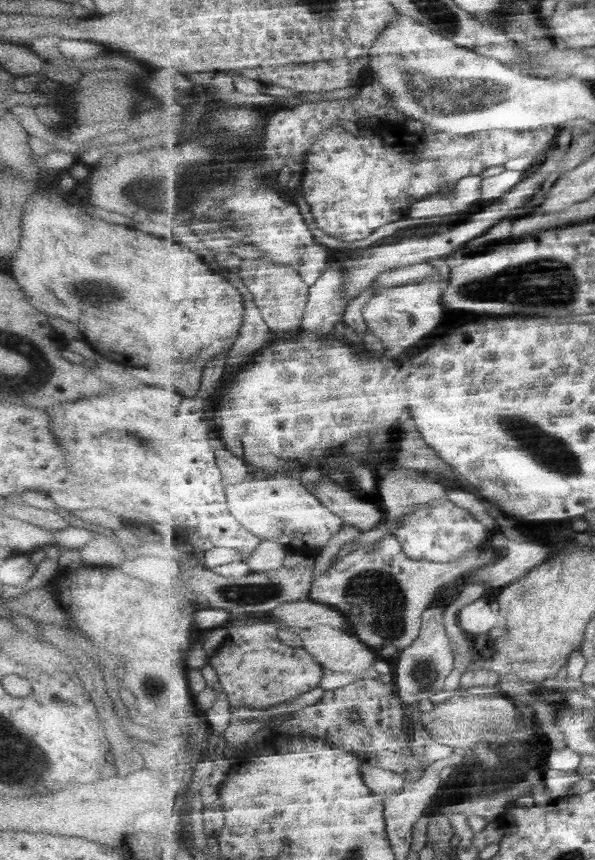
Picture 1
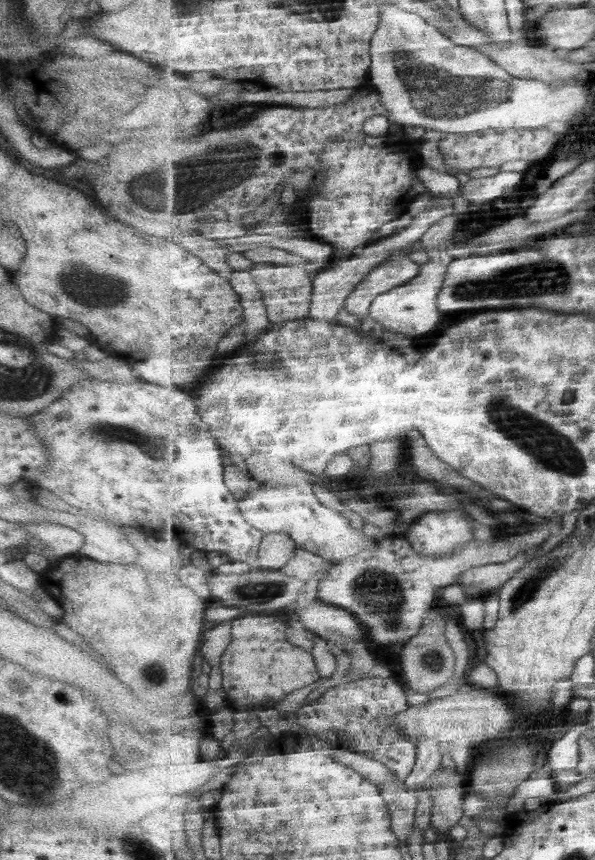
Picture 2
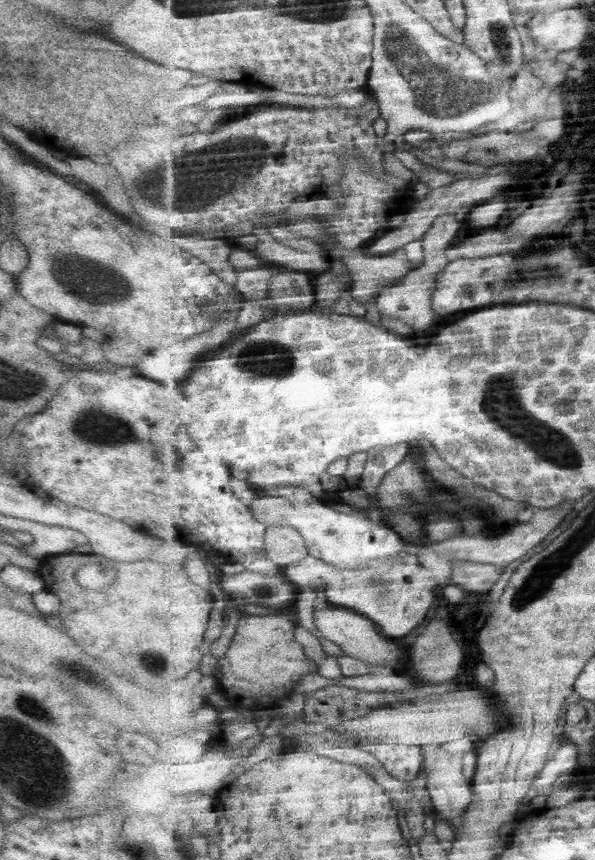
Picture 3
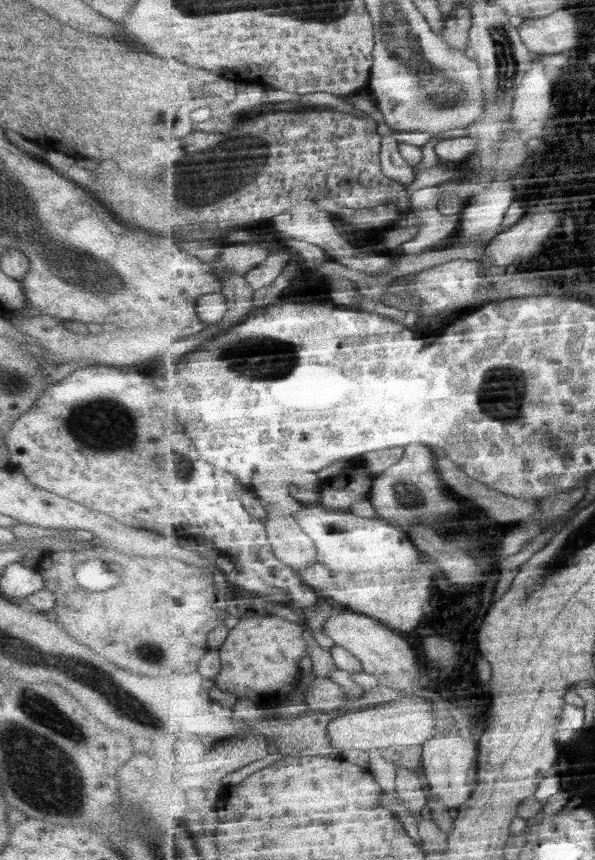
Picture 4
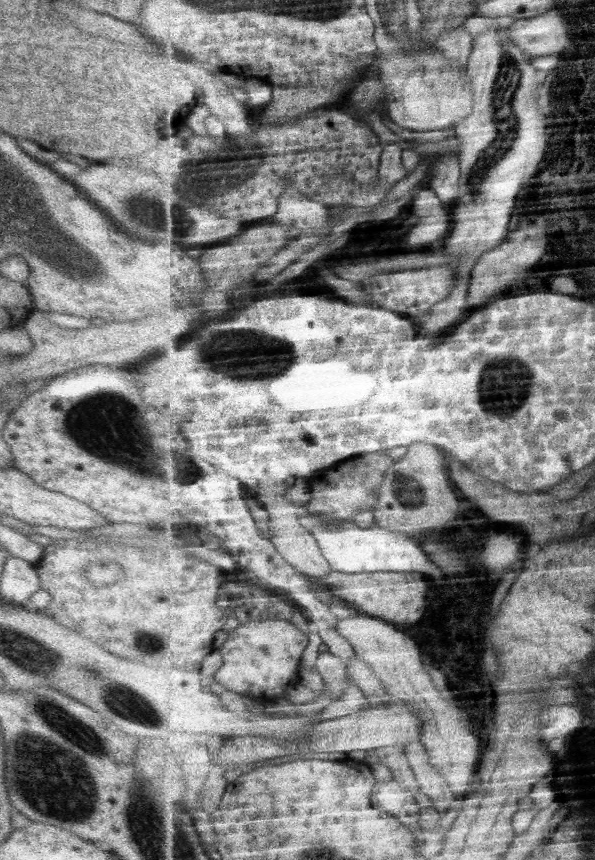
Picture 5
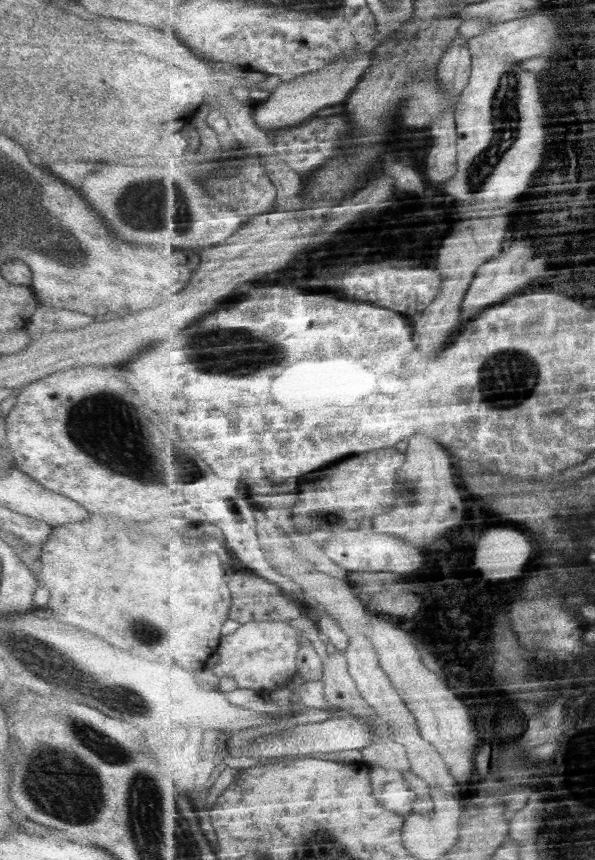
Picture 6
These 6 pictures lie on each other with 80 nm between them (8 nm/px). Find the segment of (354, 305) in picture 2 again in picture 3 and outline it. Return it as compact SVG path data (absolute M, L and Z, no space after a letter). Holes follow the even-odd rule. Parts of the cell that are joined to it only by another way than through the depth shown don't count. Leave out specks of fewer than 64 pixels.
M343 250L339 254L341 262L345 262L352 272L352 296L363 302L364 306L375 292L381 293L409 272L409 260L403 250L397 250L385 258L367 257L361 254L361 250Z

